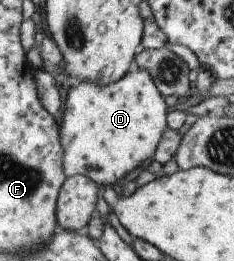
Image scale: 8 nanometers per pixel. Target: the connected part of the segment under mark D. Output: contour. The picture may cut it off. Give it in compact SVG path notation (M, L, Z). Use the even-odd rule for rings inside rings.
M146 70L126 72L118 81L107 86L80 82L70 88L64 101L62 119L58 122L59 142L62 148L61 166L65 177L81 175L93 181L97 187L110 186L124 175L134 171L146 159L153 157L161 137L167 132L166 105L163 96L154 87Z

